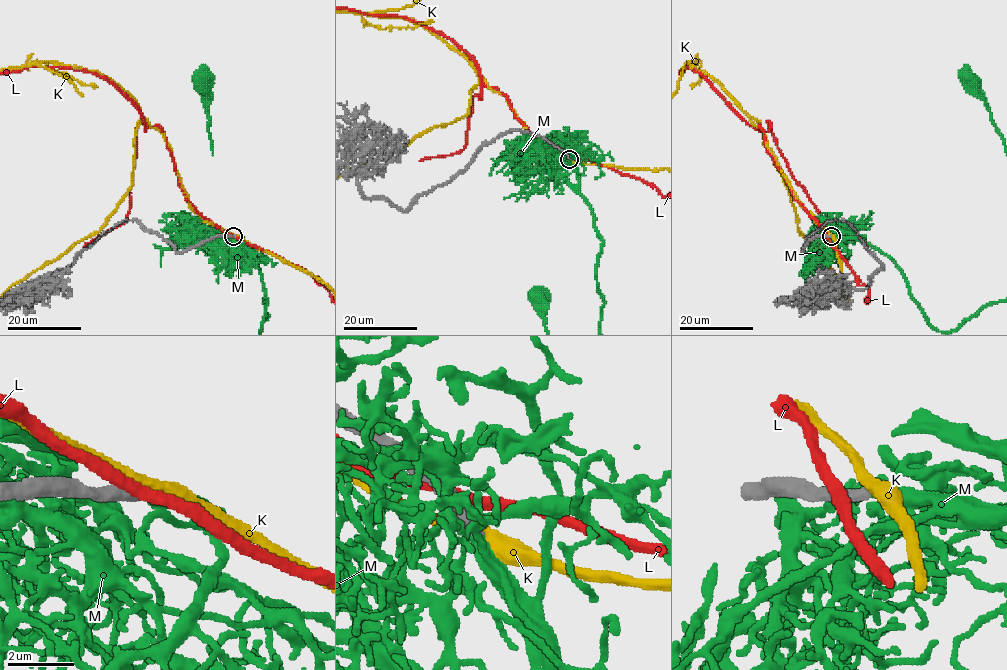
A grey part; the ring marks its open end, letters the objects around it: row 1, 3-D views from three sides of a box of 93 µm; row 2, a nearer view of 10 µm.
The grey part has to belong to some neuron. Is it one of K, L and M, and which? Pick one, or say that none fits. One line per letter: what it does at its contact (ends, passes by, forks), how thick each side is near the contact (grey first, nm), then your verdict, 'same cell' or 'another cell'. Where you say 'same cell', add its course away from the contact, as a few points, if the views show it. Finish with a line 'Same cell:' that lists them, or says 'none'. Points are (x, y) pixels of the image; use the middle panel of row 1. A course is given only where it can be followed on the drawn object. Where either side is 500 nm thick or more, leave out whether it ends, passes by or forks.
K: it passes by; calibres 440 and 380 nm; another cell
L: calibres 550 and 320 nm; another cell
M: it ends; calibres 440 and 360 nm; same cell
Same cell: M

